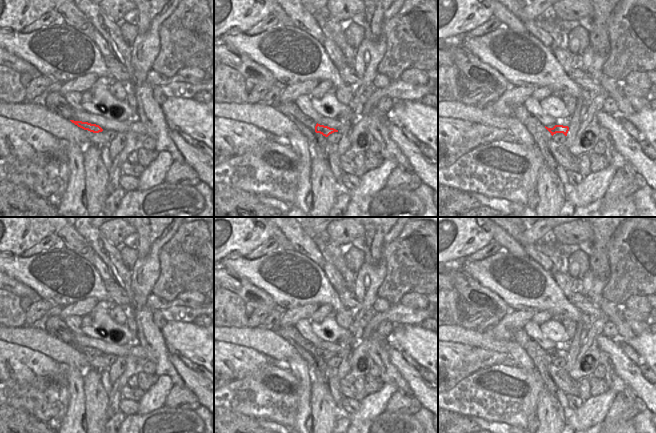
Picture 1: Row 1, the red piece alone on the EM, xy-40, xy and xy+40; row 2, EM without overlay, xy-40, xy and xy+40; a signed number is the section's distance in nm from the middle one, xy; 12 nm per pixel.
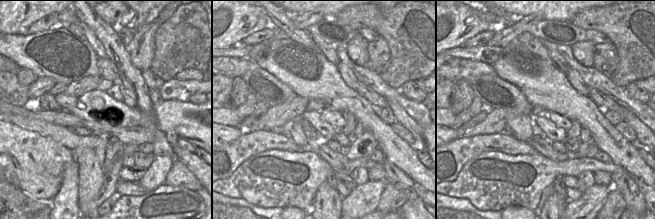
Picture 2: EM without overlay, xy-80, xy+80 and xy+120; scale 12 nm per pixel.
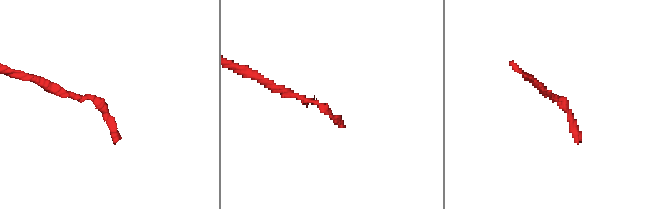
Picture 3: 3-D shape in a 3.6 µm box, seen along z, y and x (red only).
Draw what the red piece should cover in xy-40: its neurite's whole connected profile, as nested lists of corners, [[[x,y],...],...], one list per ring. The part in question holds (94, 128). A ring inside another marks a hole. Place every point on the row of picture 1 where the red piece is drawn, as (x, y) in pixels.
[[[70,120],[70,121],[74,123],[75,125],[77,125],[78,127],[84,130],[88,130],[93,133],[99,133],[103,131],[103,129],[99,125],[96,125],[96,124],[91,124],[91,123],[82,122],[82,121],[74,121],[74,120]]]

